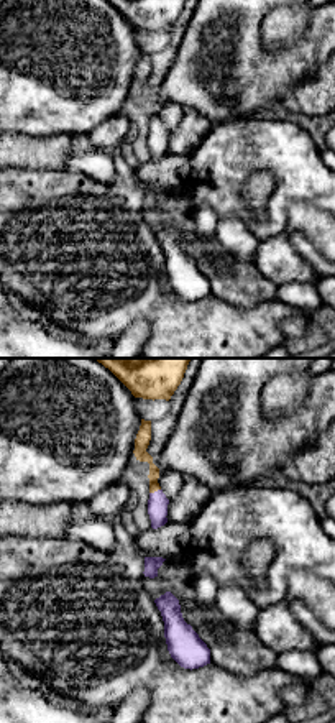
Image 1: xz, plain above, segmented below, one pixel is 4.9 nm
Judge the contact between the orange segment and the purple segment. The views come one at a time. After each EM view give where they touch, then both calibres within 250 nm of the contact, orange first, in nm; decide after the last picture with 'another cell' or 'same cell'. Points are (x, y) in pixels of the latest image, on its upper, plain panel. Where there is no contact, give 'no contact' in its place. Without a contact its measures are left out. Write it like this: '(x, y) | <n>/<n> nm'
(155, 122) | 70/100 nm

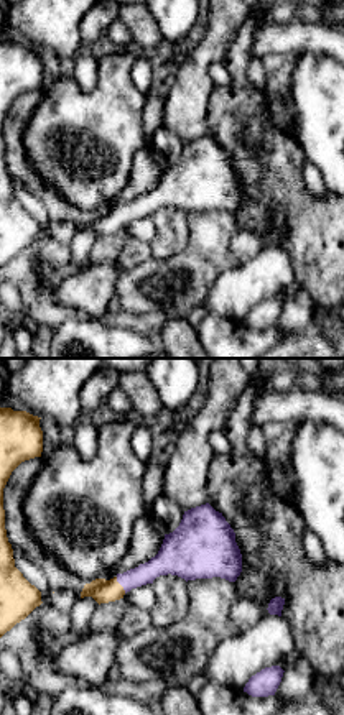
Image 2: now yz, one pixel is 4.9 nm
(120, 217) | 120/120 nm

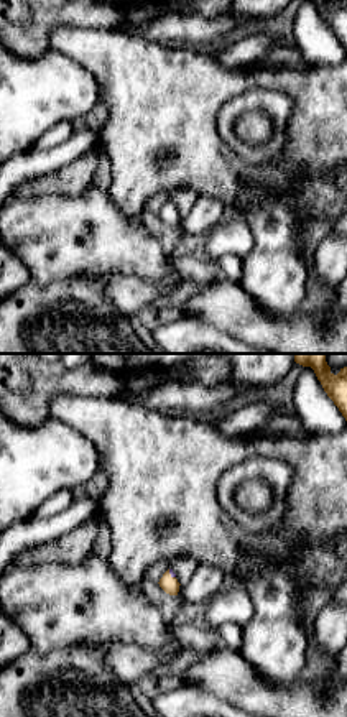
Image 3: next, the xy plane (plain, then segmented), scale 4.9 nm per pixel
(170, 206) | 80/20 nm

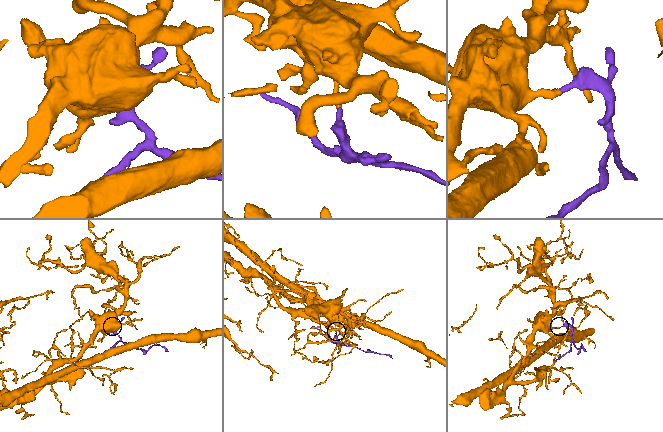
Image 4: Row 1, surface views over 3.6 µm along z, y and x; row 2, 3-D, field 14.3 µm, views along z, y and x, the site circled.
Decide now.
same cell

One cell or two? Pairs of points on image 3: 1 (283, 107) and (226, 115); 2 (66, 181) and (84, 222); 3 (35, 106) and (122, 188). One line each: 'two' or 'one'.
1: one
2: two
3: two

